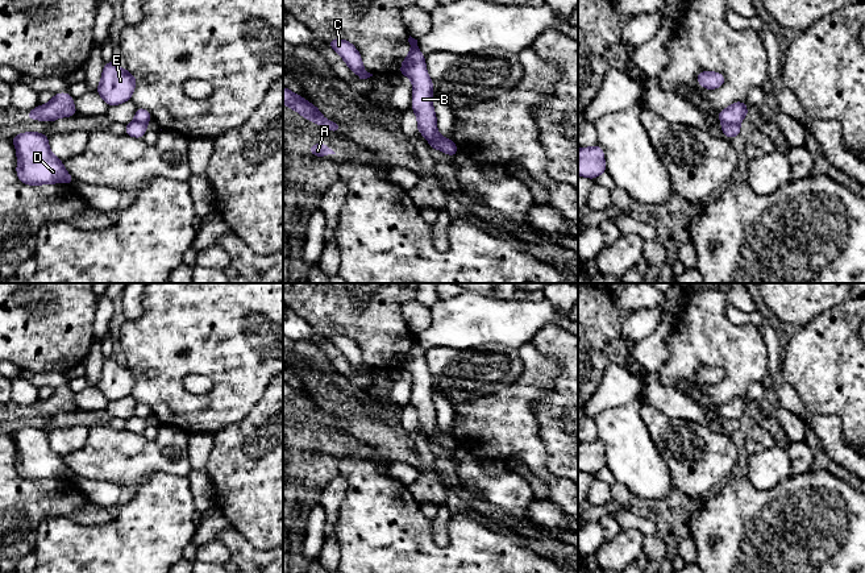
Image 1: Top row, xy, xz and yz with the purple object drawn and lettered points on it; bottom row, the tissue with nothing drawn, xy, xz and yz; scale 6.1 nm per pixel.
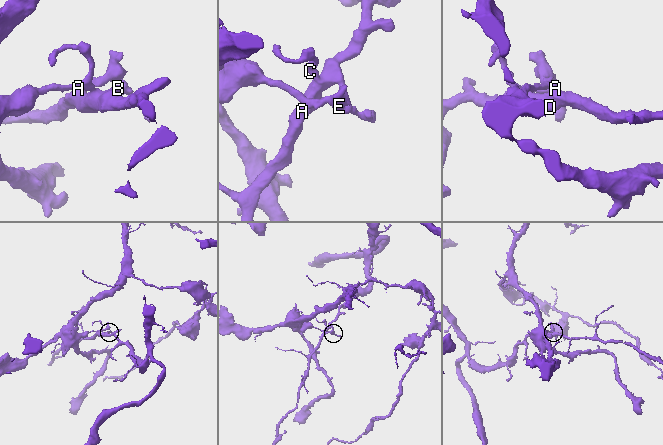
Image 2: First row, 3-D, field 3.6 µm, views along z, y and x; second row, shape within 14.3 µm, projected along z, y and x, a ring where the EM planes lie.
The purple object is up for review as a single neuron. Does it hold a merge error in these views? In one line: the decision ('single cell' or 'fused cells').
fused cells

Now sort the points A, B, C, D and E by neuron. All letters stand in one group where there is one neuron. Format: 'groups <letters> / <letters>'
groups A B C D / E

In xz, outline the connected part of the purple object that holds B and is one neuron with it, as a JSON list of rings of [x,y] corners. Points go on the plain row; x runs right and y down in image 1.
[[[409,331],[408,337],[411,346],[403,354],[399,369],[412,375],[411,403],[417,412],[417,427],[431,439],[438,431],[437,412],[432,398],[433,377],[427,366],[425,352],[417,342],[417,335]]]

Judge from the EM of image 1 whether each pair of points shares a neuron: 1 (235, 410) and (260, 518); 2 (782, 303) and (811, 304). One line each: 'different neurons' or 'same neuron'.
1: different neurons
2: same neuron

